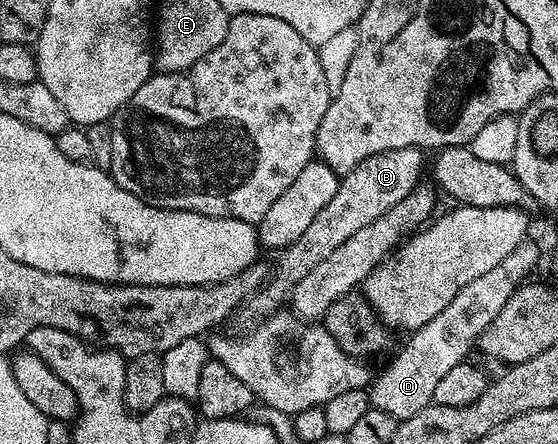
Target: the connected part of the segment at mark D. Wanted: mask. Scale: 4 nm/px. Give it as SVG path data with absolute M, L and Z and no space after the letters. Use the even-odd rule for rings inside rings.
M532 240L522 241L500 266L462 287L456 298L452 298L452 302L448 302L448 306L444 306L432 322L413 332L407 339L410 341L395 354L394 361L379 376L377 373L373 377L368 388L371 405L384 410L384 414L392 414L392 418L407 420L412 418L412 414L420 414L424 406L435 403L436 386L440 386L444 374L469 357L467 354L470 348L473 349L477 338L500 314L508 298L525 283L539 258L540 252Z

